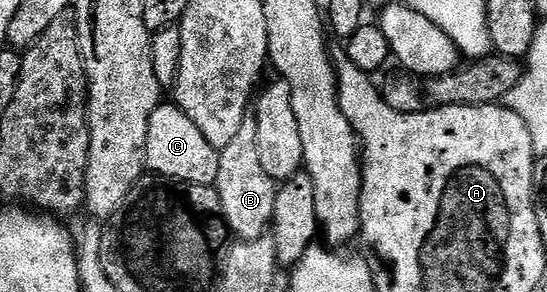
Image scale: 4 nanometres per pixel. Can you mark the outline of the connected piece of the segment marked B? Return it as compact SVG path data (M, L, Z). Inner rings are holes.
M245 120L241 128L237 128L237 136L233 136L233 140L229 140L229 144L225 144L225 148L219 151L219 167L214 188L221 200L223 220L227 224L228 231L236 239L256 238L270 227L277 183L269 176L269 172L265 172L265 168L261 168L261 160L257 160L257 128L254 121Z

